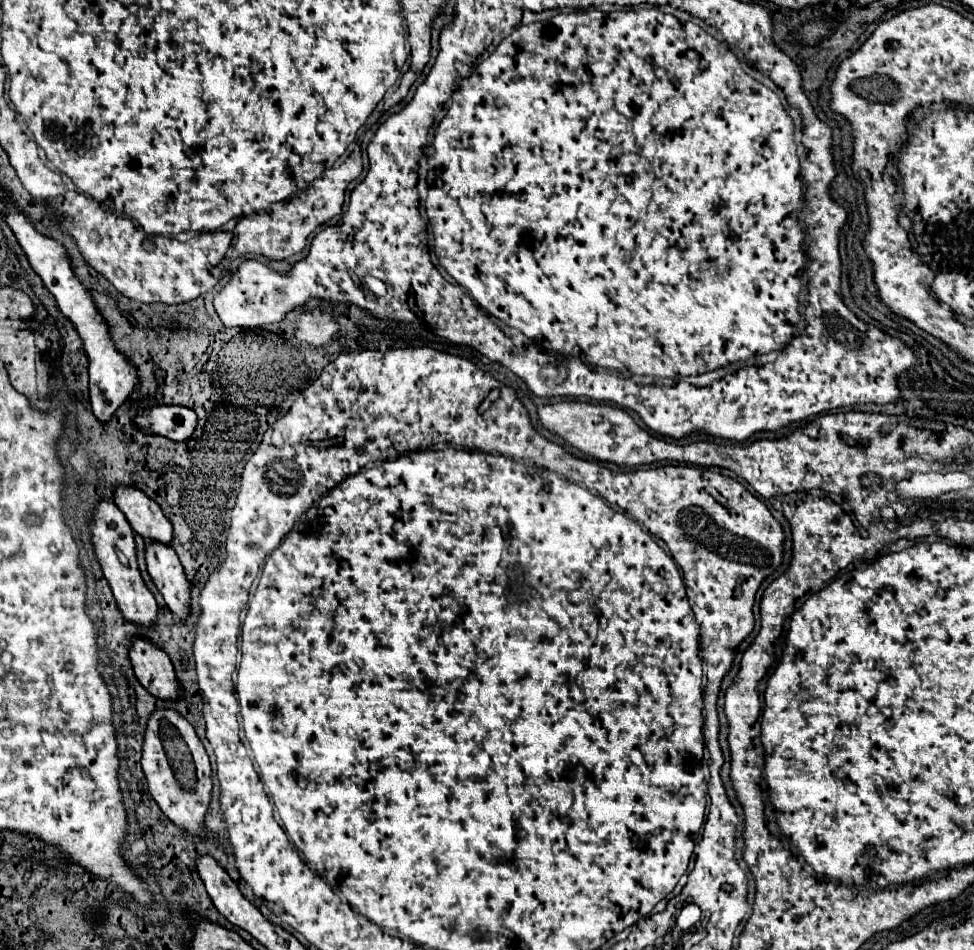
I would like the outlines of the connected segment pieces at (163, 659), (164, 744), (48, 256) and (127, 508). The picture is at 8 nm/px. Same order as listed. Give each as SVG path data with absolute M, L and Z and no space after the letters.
M139 634L131 638L129 660L137 680L153 696L175 700L181 694L181 686L175 678L169 656L161 648L157 648L149 638Z
M157 708L149 716L141 766L149 784L149 792L163 814L191 836L201 836L205 832L203 818L209 808L213 788L211 764L199 736L195 734L195 728L179 712L171 708Z
M1 190L1 196L5 196L5 202L9 206L9 216L5 220L7 220L9 228L13 230L19 246L23 248L23 252L25 252L31 268L39 274L39 278L43 280L43 284L47 286L47 290L55 296L61 312L75 324L79 336L85 342L85 350L87 350L87 356L91 360L91 364L89 364L89 396L91 396L93 414L95 414L95 418L99 422L109 422L111 416L113 416L113 412L129 398L129 394L133 390L137 390L137 386L139 386L137 370L113 346L113 340L111 340L111 336L107 332L107 324L99 316L99 312L97 312L97 308L93 304L91 294L73 276L73 268L71 268L71 262L69 262L69 258L65 254L65 248L59 242L55 242L55 240L39 234L29 224L29 220L15 208L15 204L7 198L7 192Z
M117 486L113 500L127 516L131 528L145 540L159 540L169 544L173 538L173 526L165 518L163 510L137 486Z

